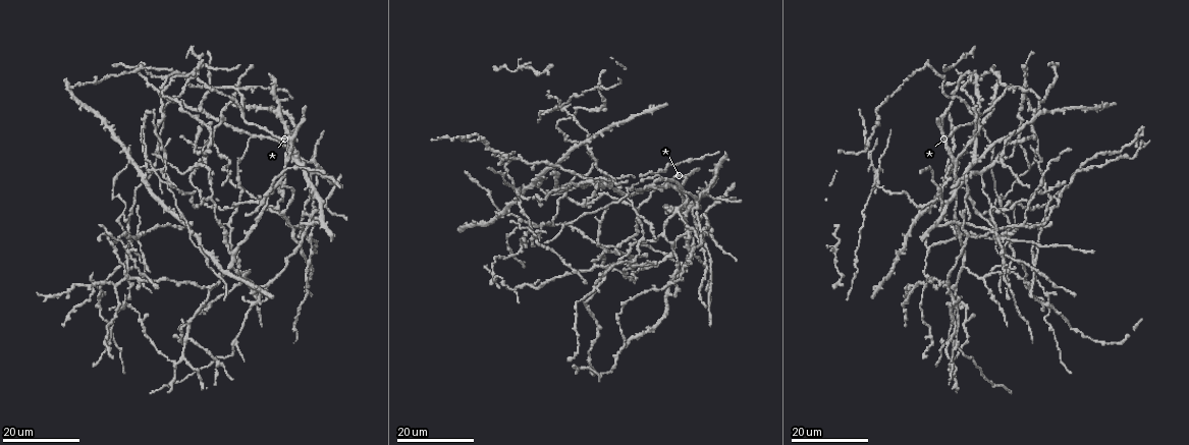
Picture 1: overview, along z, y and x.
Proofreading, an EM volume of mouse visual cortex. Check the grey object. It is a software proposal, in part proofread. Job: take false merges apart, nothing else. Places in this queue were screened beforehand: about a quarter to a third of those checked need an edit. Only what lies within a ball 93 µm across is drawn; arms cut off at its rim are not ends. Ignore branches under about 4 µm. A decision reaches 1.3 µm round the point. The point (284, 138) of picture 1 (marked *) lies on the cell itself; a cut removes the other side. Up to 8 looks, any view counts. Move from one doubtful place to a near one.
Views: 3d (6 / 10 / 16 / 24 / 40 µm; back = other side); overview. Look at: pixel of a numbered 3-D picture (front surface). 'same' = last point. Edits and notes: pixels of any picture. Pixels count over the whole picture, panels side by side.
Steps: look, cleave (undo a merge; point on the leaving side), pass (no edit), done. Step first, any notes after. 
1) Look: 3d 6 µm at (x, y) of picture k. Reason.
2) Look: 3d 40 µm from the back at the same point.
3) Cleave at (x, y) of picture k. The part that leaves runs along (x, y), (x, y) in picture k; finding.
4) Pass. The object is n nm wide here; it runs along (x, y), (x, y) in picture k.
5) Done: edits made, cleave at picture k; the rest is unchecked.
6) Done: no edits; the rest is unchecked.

Look: 3d 24 µm at (689, 231) of picture 1. Four or more arms meet.

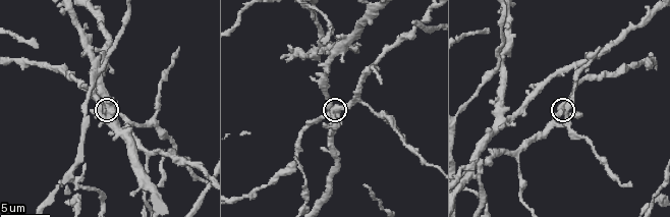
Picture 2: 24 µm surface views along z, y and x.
Look: 3d 6 µm at (104, 110) of picture 2.

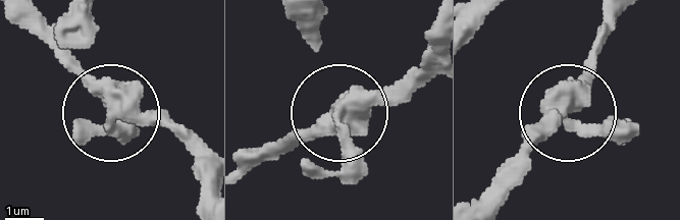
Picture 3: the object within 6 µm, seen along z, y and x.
Pass. 4 arms meet here; one cell here.

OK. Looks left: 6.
Look: 3d 24 µm at (646, 267) of picture 1. Three arms meet.

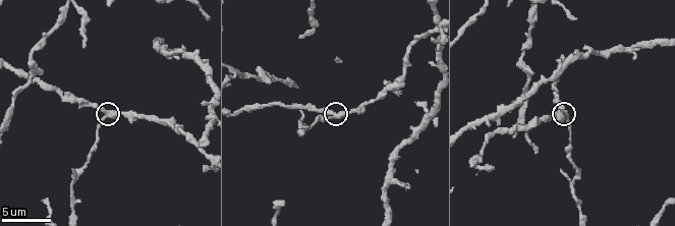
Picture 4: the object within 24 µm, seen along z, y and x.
Look: 3d 6 µm at (336, 115) of picture 4.

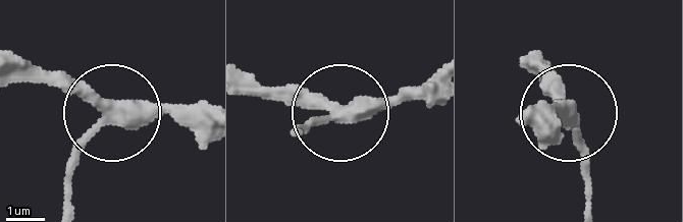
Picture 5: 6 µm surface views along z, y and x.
Pass. The side arm is 48 µm long; it runs along (436, 76), (387, 102), (338, 112), (264, 90) in picture 5; one cell here.

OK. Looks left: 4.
Look: 3d 24 µm at (603, 174) of picture 1. Three arms meet.

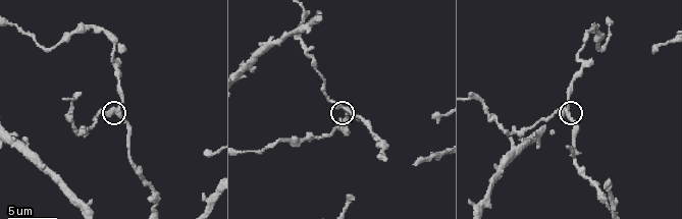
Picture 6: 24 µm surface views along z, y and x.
Look: 3d 6 µm at (346, 108) of picture 6.

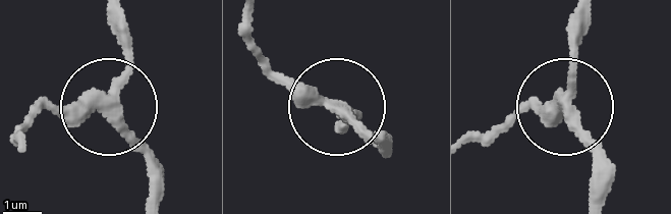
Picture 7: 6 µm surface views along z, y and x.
Pass. It runs along (154, 197), (151, 158), (105, 99), (124, 60), (124, 14) in picture 7; all the same cell.

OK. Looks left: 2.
Look: 3d 24 µm at (638, 215) of picture 1.

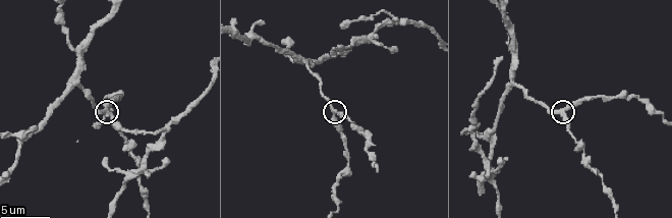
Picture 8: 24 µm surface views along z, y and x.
Look: 3d 10 µm at (334, 111) of picture 8.

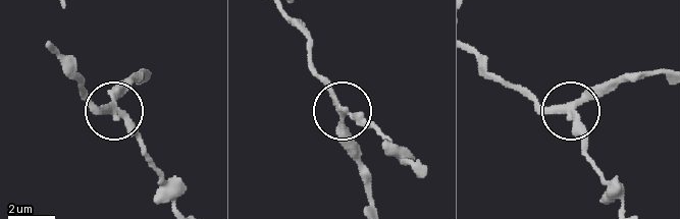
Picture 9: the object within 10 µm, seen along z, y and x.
Pass. 3 arms meet here; it runs along (475, 56), (545, 107), (567, 111), (589, 154) in picture 9; continuous, no second cell.

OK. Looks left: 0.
Done: no edits; the rest is unchecked.

